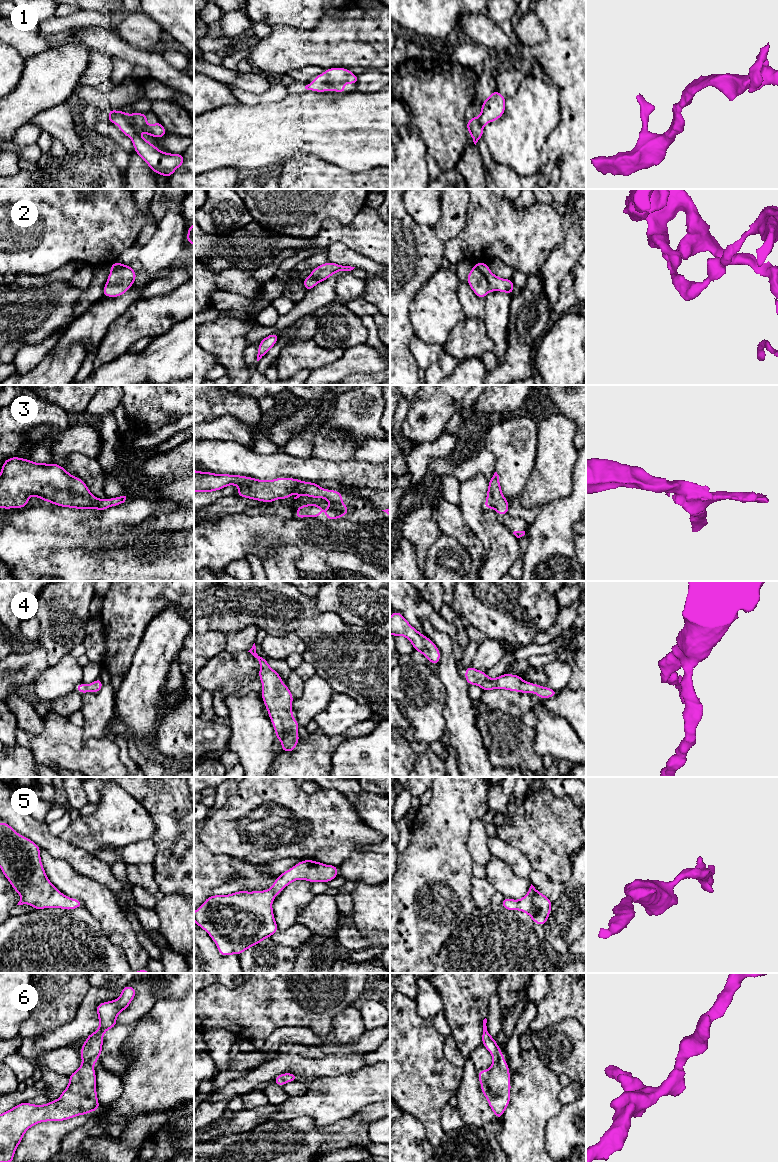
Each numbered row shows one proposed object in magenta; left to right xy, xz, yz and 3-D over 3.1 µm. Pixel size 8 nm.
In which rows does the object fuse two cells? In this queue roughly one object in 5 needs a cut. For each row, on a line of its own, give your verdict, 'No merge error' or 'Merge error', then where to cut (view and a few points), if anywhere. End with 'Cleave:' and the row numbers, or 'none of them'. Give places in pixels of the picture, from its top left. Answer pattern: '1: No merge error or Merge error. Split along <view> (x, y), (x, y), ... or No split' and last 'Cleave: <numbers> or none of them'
1: No merge error. No split
2: Merge error. Split along yz (475, 265), (486, 278), (489, 291)
3: No merge error. No split
4: No merge error. No split
5: No merge error. No split
6: No merge error. No split
Cleave: 2

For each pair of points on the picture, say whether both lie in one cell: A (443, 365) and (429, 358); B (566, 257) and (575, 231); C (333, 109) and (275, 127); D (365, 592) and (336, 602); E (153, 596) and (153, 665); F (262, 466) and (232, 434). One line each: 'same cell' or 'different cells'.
A: different cells
B: same cell
C: same cell
D: same cell
E: different cells
F: different cells

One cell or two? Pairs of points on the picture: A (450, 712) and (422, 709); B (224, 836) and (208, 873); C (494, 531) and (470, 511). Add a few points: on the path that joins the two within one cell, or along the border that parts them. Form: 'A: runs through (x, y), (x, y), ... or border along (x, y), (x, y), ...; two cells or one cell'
A: border along (443, 688), (443, 719), (445, 727); two cells
B: border along (204, 844), (214, 854), (226, 854), (234, 858); two cells
C: border along (483, 518), (487, 524); two cells

